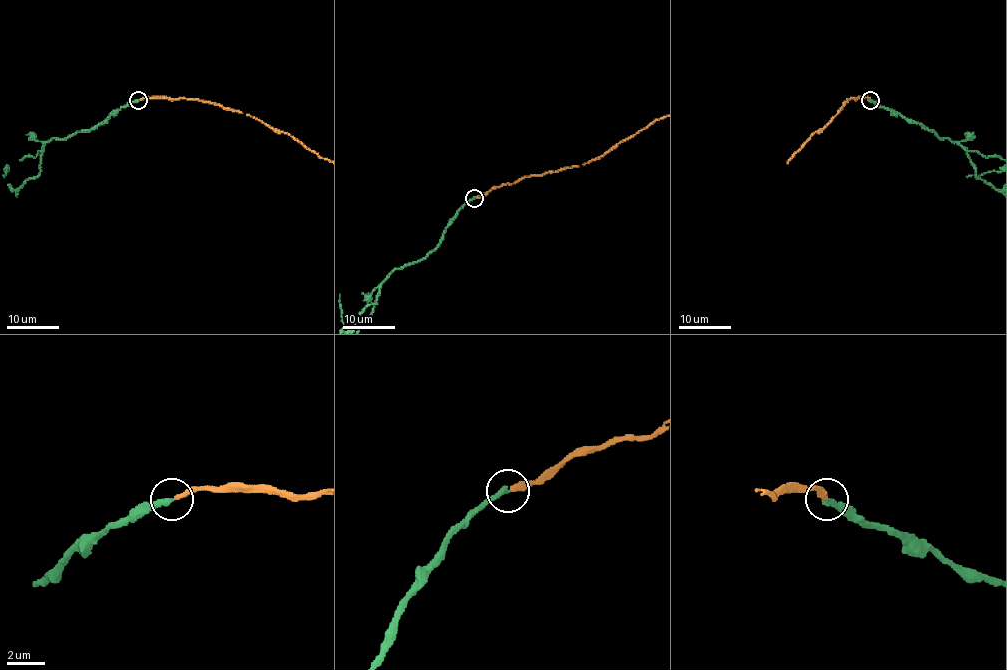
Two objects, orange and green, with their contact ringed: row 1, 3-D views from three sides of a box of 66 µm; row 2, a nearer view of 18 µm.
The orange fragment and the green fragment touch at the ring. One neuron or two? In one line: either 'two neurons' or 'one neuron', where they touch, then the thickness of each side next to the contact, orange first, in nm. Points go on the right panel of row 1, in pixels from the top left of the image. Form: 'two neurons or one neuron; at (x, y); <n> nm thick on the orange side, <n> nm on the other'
one neuron; at (870, 100); 280 nm thick on the orange side, 300 nm on the other

